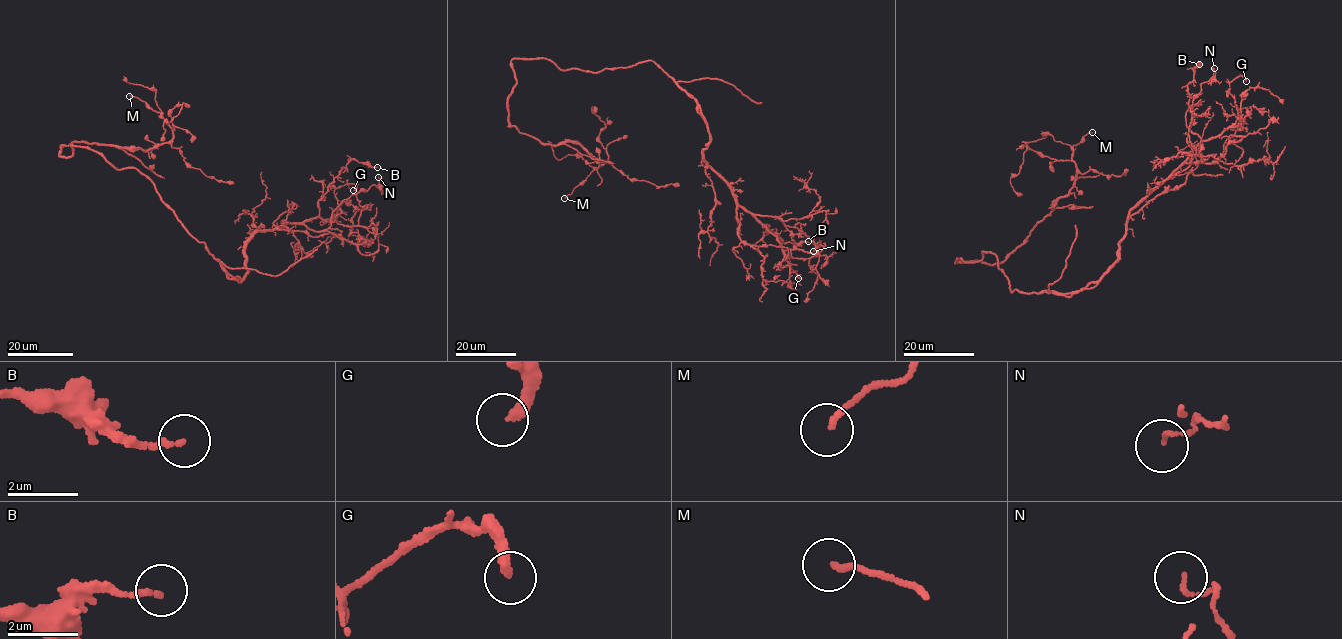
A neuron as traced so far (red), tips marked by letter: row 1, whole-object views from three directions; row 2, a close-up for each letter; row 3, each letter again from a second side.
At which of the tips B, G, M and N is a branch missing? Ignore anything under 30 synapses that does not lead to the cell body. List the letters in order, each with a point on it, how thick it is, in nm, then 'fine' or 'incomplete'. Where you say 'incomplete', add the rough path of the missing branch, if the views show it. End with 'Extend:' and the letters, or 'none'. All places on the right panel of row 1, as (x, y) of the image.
B: place (1199, 64); calibre 160 nm; fine
G: place (1246, 81); calibre 280 nm; fine
M: place (1092, 132); calibre 160 nm; fine
N: place (1214, 68); calibre 110 nm; fine
Extend: none

